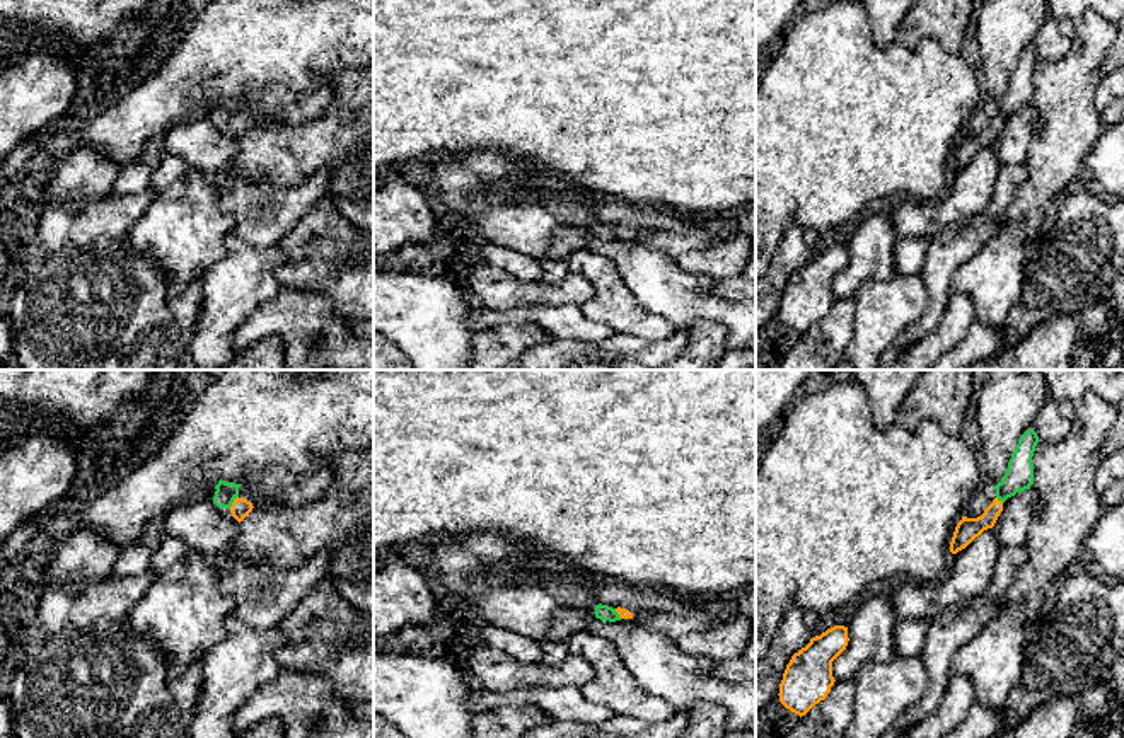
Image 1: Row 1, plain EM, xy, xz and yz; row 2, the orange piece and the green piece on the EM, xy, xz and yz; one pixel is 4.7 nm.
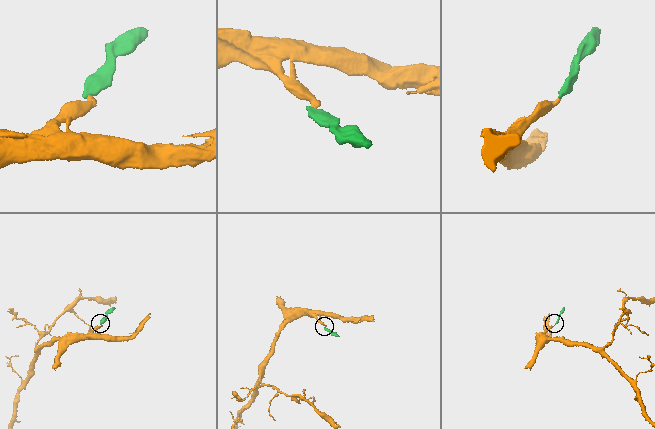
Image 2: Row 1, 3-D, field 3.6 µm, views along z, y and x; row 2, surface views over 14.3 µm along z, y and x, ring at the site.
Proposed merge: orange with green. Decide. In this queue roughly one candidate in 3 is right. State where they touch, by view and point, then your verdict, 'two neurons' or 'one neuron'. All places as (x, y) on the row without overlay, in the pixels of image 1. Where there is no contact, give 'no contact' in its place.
meets orange in xy at (234, 120); one neuron

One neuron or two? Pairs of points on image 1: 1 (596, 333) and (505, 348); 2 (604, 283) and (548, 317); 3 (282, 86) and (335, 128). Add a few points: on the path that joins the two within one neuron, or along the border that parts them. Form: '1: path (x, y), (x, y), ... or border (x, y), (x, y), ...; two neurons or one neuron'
1: border (515, 324), (538, 324), (555, 340); two neurons
2: border (580, 307), (587, 317), (604, 322), (613, 331); two neurons
3: border (333, 77), (330, 101), (306, 120); two neurons

